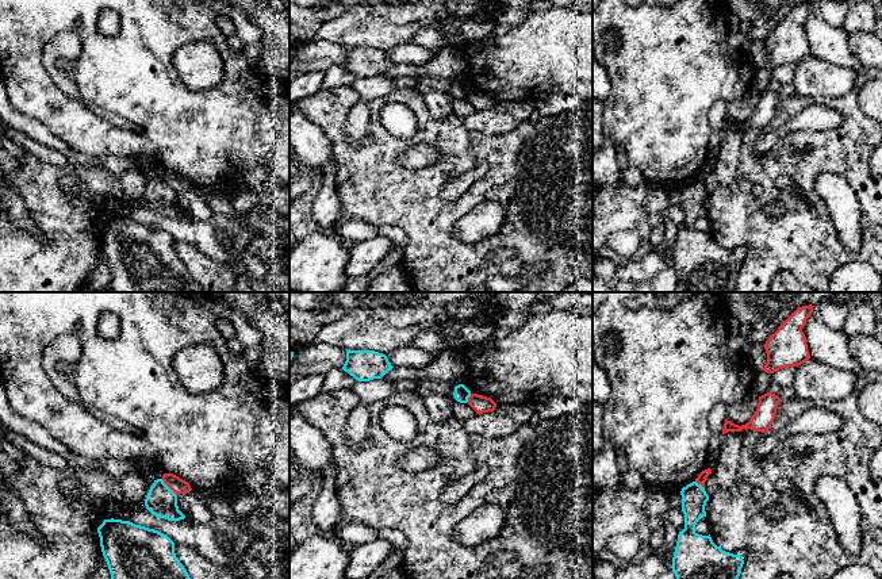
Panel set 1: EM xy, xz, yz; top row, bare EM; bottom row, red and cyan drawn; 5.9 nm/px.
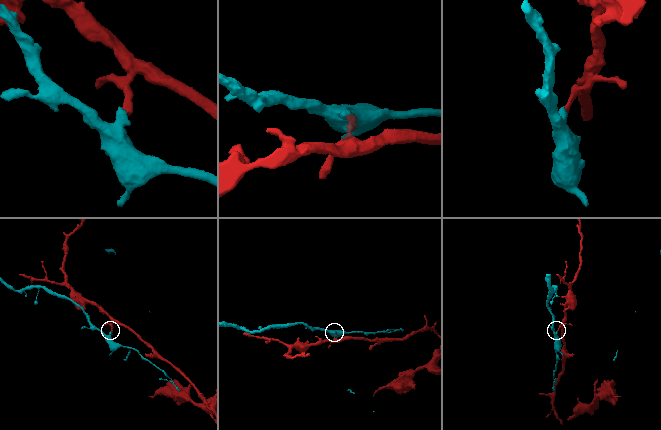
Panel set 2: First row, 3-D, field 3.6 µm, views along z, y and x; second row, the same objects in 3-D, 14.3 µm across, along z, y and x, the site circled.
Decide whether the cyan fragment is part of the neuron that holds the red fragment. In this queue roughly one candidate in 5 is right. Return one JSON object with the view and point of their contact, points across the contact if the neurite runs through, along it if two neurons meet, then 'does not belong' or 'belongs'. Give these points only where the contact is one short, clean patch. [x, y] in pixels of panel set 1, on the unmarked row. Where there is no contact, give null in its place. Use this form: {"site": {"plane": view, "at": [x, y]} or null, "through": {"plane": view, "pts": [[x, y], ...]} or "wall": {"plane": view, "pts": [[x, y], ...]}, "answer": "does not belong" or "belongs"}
{"site": {"plane": "xy", "at": [168, 183]}, "wall": {"plane": "xy", "pts": [[161, 176], [176, 192]]}, "answer": "does not belong"}

